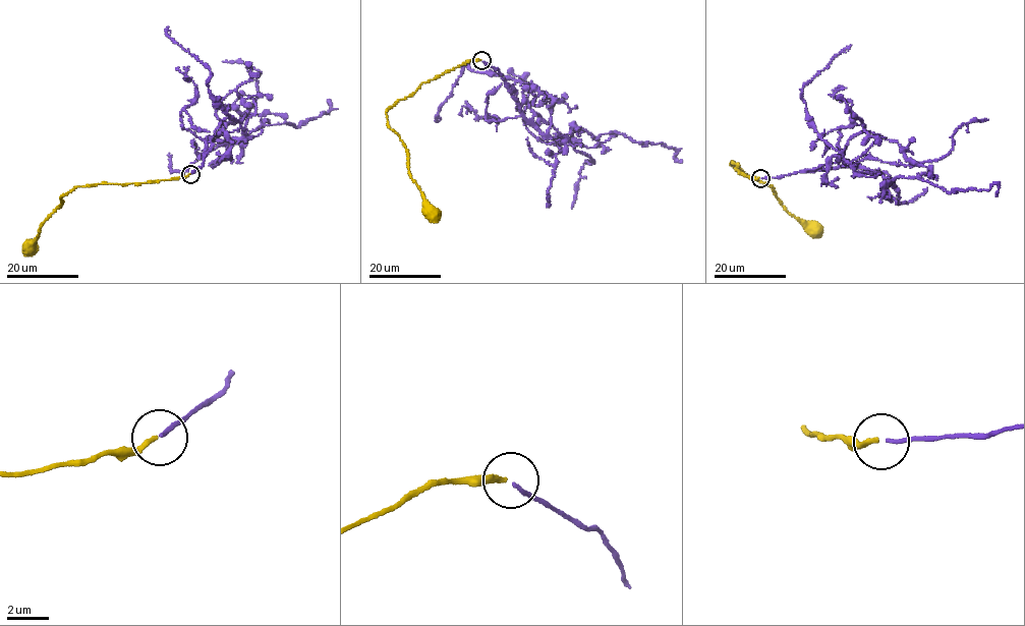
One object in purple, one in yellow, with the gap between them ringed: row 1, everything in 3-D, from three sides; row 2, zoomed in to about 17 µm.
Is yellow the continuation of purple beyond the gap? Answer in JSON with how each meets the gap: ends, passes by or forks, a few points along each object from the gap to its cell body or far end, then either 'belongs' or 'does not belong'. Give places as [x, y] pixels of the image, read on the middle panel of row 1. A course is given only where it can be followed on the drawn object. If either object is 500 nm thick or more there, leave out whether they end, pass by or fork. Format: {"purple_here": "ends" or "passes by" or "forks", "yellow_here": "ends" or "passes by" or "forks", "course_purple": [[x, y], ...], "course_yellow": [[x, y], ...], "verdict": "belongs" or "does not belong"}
{"purple_here": "ends", "yellow_here": "ends", "course_purple": [[482, 61], [497, 69], [520, 112], [547, 132], [551, 98], [468, 65], [441, 106], [436, 119], [440, 119]], "course_yellow": [[481, 60], [464, 62], [435, 76], [386, 113], [390, 127], [406, 150], [408, 168], [423, 204], [434, 216]], "verdict": "belongs"}

